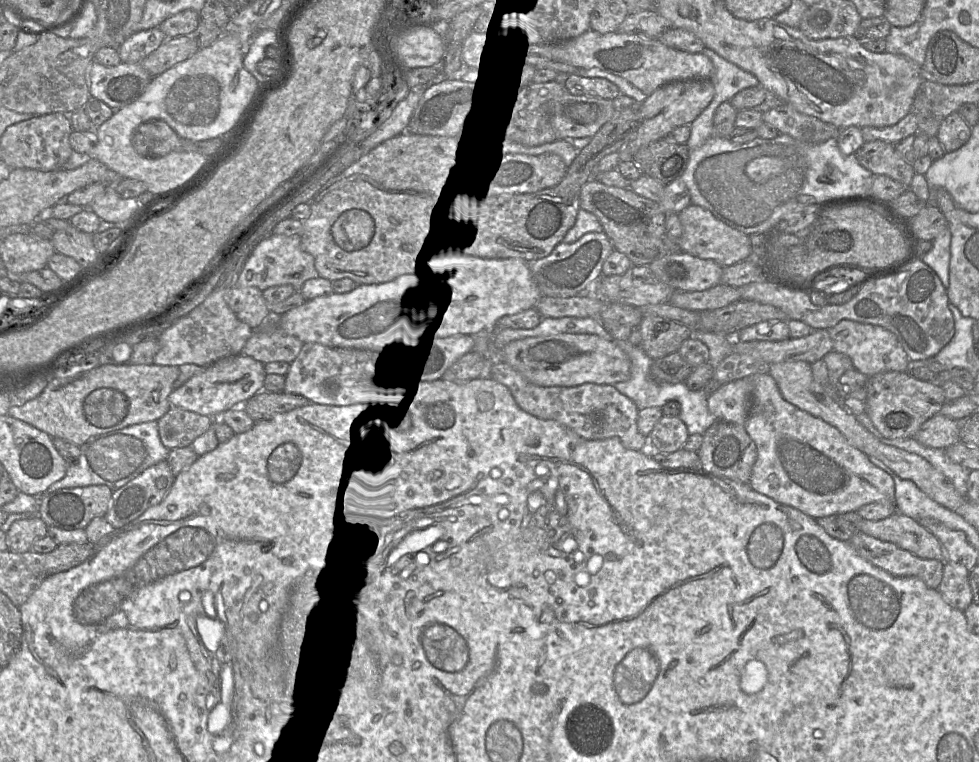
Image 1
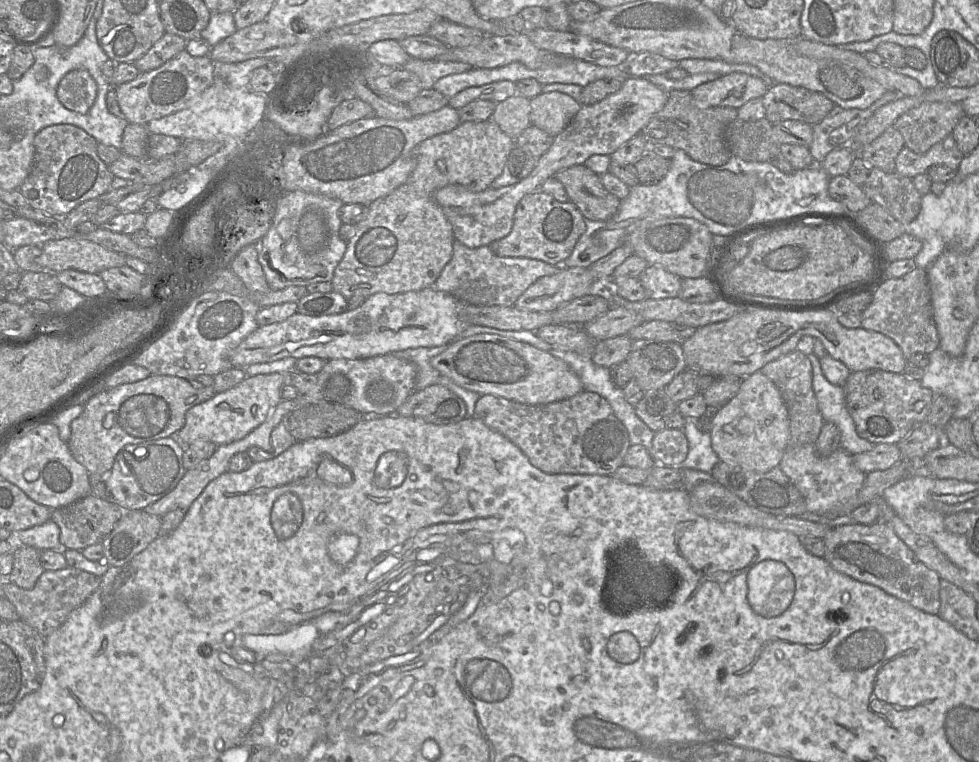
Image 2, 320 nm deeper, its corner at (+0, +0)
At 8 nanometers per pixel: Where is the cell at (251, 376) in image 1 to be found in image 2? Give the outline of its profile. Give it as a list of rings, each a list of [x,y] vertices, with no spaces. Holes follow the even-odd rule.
[[[281,373],[258,374],[247,376],[242,382],[224,392],[216,393],[209,400],[197,404],[187,410],[185,424],[174,438],[187,446],[198,439],[209,440],[216,445],[229,444],[246,437],[253,429],[262,424],[282,400],[282,387],[288,375]]]

